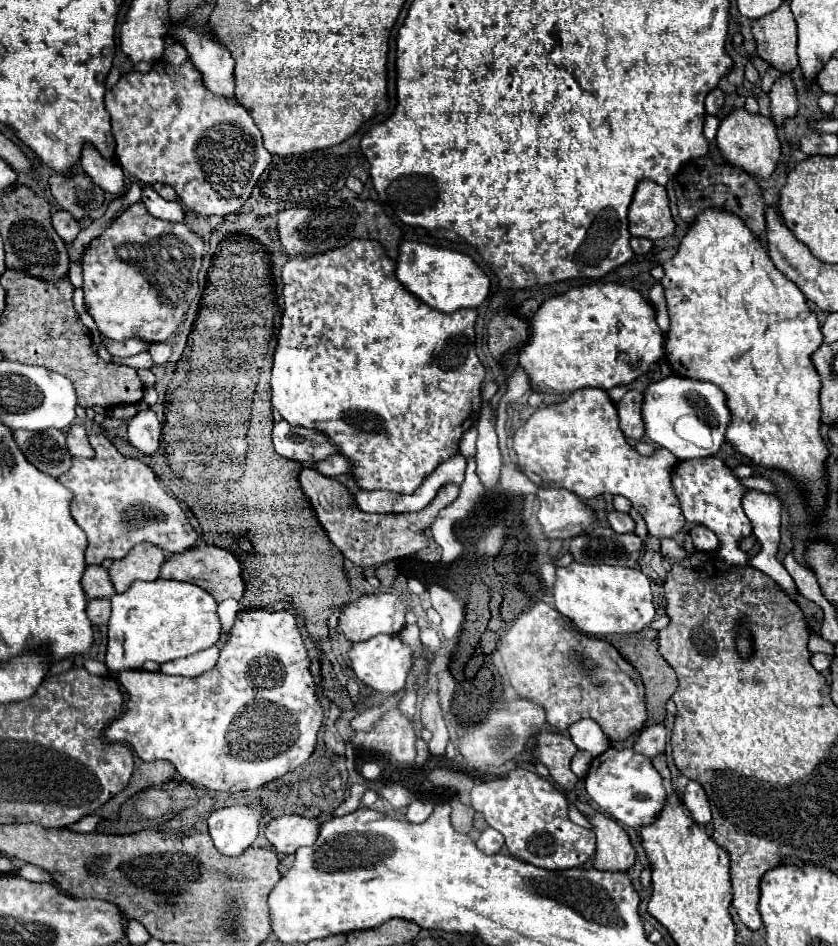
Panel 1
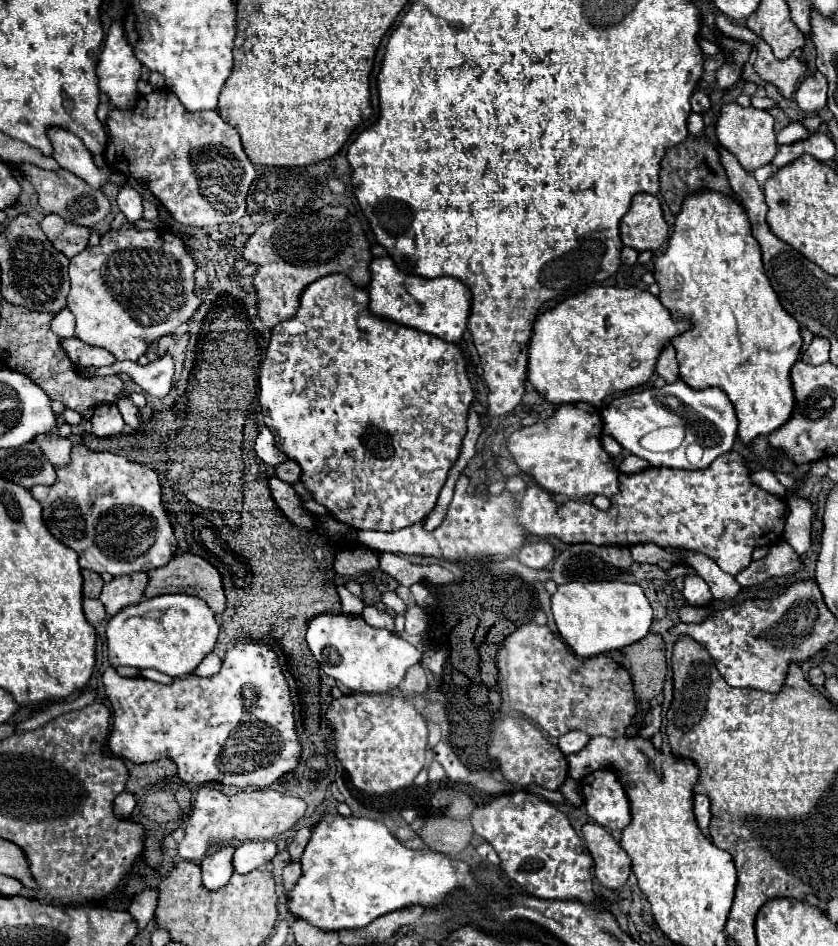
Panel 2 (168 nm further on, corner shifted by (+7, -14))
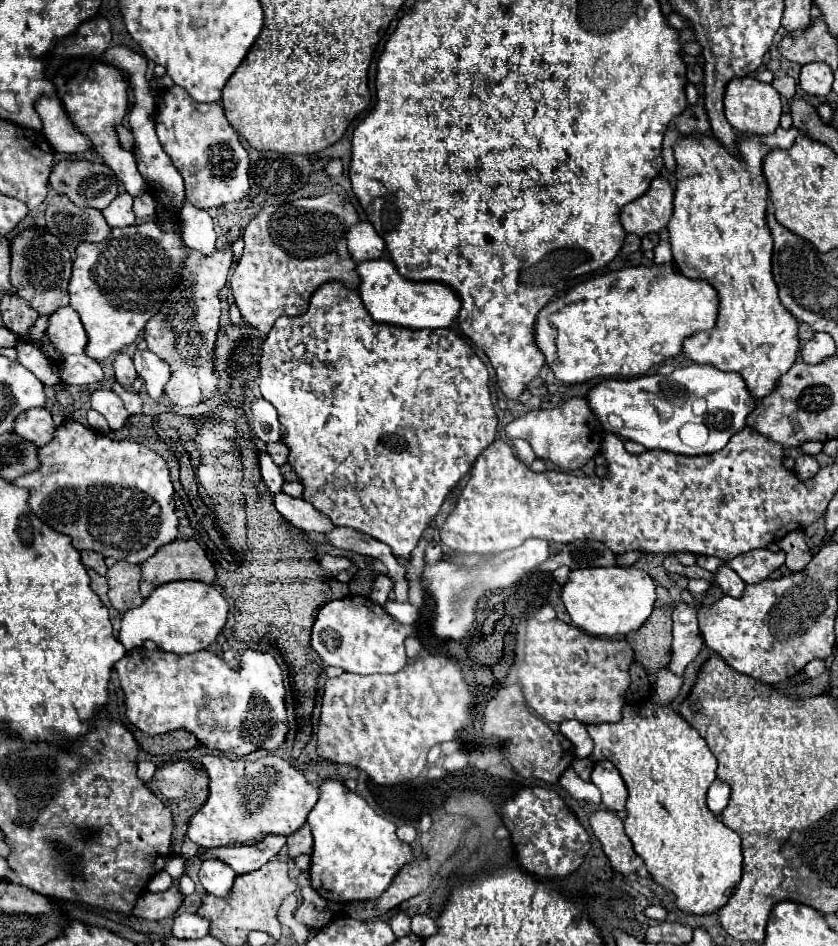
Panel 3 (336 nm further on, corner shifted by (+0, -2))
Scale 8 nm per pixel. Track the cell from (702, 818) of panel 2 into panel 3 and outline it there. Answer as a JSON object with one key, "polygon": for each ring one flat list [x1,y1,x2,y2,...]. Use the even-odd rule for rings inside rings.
{"polygon":[[715,779,713,785,709,787,709,793,707,793,707,807,719,817,723,807,727,807,727,801,729,801,729,785]]}

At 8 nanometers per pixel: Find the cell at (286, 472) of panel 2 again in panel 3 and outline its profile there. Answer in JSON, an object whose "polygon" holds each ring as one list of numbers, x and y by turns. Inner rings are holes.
{"polygon":[[277,441,277,443,269,443,267,445,267,451,269,451,269,455,273,457,273,461,275,461,275,465,285,465,287,463,287,457,289,457,289,451,287,451,289,447,285,447,285,443,281,443,281,441]]}

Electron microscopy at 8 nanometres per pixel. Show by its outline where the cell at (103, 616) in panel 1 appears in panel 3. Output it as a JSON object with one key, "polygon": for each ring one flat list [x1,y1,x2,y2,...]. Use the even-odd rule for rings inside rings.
{"polygon":[[87,569,89,577,91,577,91,589,99,595,99,597,105,597,107,595,107,577,101,577,97,575,93,569]]}

